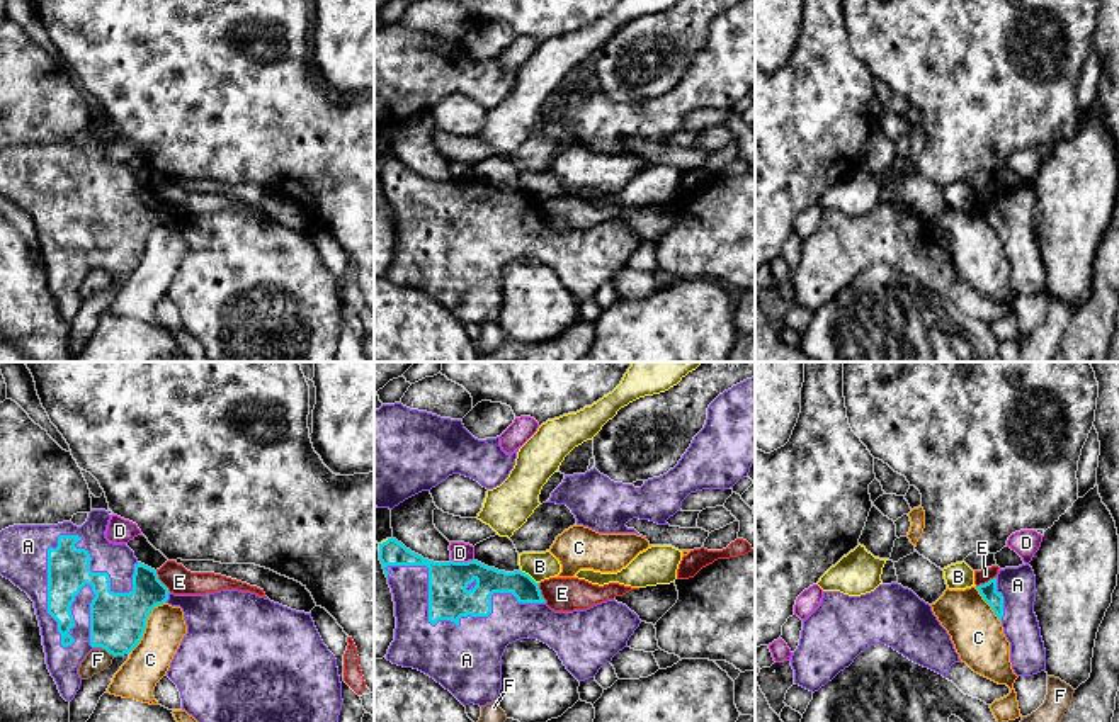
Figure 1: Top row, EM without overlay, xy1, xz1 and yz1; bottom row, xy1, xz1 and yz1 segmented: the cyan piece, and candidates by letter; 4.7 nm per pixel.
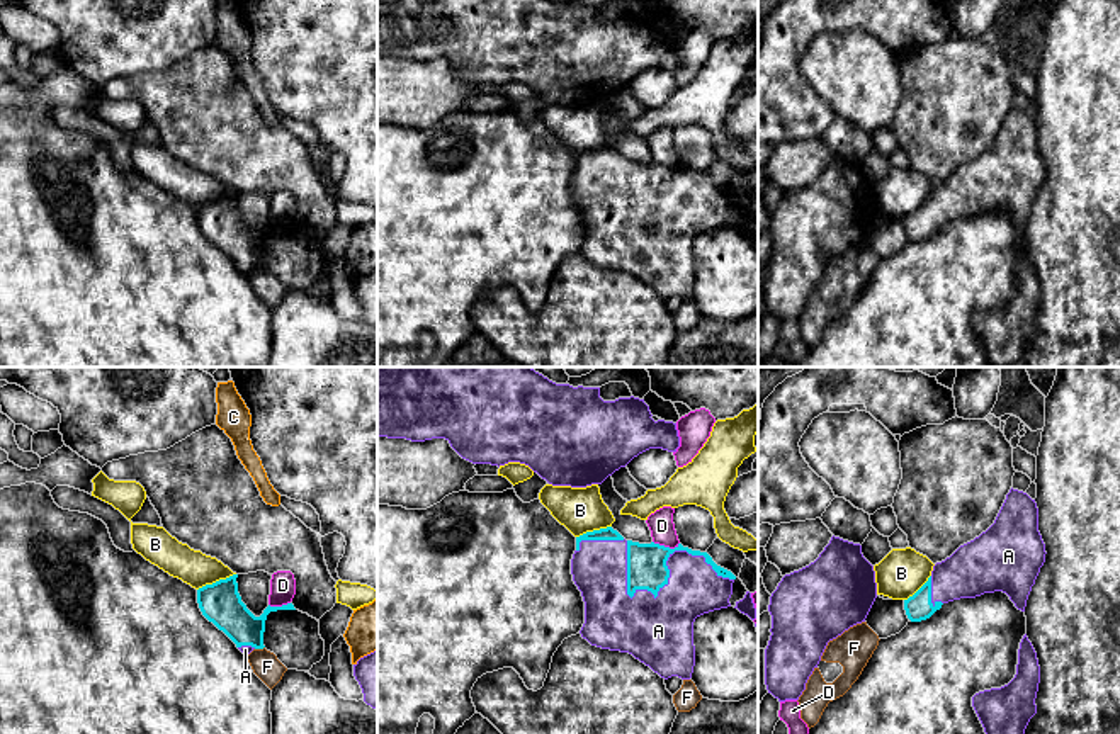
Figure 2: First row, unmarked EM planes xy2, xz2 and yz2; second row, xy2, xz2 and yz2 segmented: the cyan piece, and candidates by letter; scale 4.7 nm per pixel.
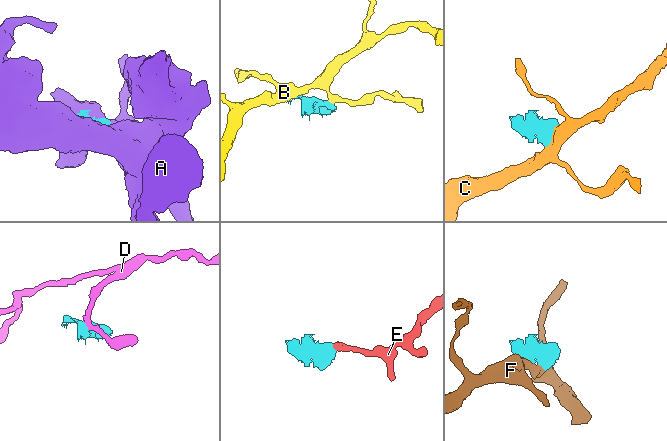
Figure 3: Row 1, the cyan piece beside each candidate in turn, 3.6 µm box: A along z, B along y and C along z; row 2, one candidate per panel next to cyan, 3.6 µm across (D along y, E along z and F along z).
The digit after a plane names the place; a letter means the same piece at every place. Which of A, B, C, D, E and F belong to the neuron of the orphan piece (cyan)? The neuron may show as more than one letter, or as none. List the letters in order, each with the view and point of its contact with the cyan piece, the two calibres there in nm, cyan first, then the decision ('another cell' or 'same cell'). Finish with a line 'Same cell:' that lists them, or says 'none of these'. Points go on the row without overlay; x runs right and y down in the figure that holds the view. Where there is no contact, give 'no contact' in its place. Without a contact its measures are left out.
A: xy1 (67, 155) | 200/220 nm | same cell
B: xy2 (216, 201) | 190/160 nm | another cell
C: xy1 (145, 243) | 260/190 nm | another cell
D: xz2 (667, 167) | 190/120 nm | another cell
E: xy1 (160, 201) | 240/130 nm | another cell
F: xy1 (109, 272) | 260/110 nm | another cell
Same cell: A

